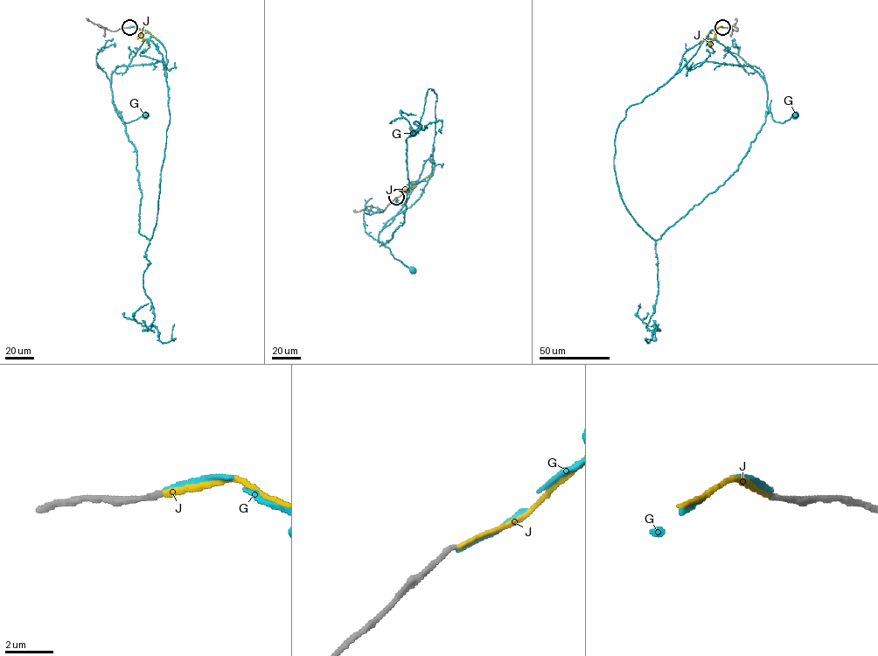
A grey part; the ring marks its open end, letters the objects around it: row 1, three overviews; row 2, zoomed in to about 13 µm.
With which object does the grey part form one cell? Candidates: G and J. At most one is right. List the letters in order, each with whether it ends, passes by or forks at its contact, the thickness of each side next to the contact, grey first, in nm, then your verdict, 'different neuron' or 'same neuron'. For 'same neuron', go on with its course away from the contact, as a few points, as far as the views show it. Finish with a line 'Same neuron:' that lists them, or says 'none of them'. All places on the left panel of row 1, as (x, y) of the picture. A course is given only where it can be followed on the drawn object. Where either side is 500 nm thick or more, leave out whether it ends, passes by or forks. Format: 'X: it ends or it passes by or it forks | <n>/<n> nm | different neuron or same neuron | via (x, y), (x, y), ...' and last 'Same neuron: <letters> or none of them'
G: it ends | 240/190 nm | different neuron
J: it ends | 240/220 nm | same neuron | via (129, 27), (142, 30), (163, 45)
Same neuron: J

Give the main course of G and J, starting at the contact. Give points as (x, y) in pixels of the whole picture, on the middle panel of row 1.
G: (396, 197), (419, 182), (403, 206), (382, 228), (378, 241), (385, 244), (395, 258), (413, 269)
J: (396, 197), (429, 175)

